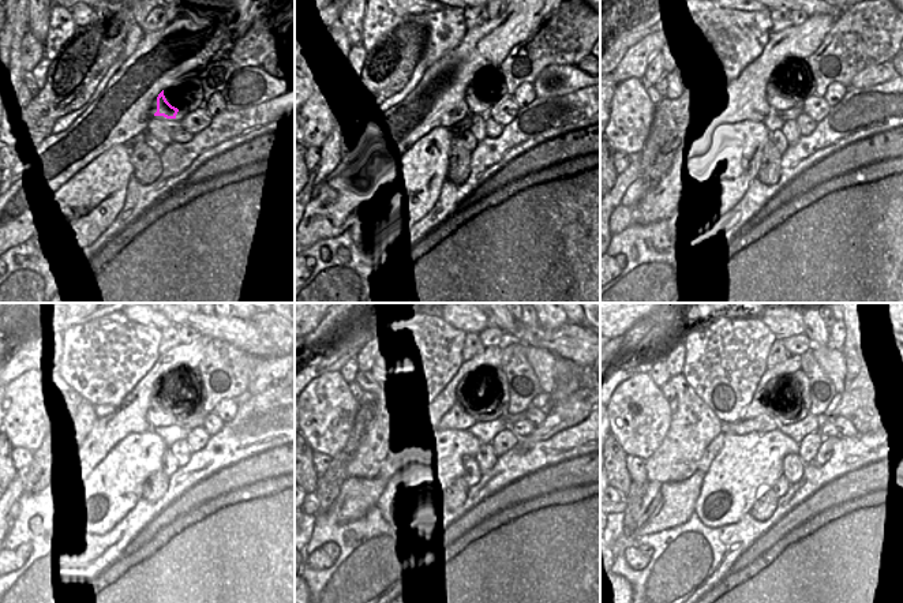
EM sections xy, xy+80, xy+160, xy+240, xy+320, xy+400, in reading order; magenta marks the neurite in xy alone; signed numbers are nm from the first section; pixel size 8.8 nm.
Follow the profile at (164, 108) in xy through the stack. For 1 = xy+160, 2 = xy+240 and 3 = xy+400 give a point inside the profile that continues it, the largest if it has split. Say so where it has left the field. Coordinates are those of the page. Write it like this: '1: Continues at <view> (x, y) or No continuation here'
1: Continues at xy+160 (776, 98)
2: Continues at xy+240 (160, 414)
3: Continues at xy+400 (764, 423).

